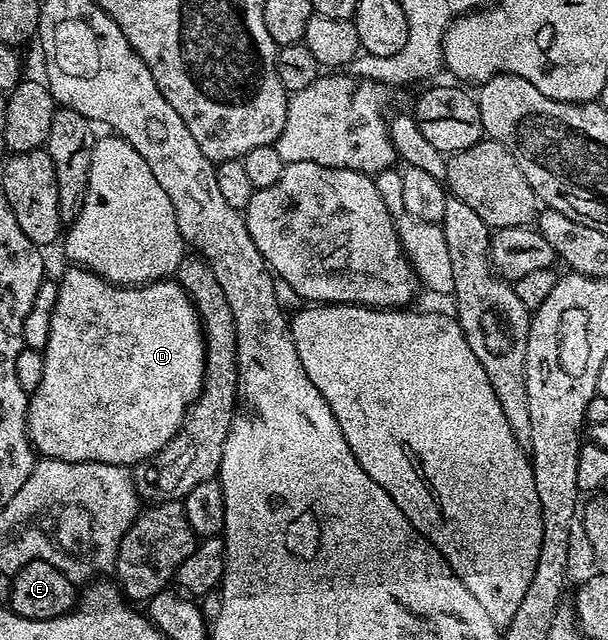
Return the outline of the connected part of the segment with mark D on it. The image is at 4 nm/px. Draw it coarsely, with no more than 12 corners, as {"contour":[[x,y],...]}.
{"contour":[[59,276],[37,456],[128,467],[178,433],[204,333],[171,278]]}

